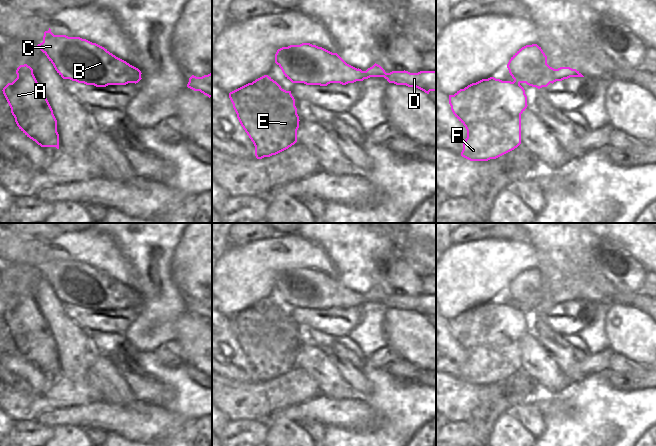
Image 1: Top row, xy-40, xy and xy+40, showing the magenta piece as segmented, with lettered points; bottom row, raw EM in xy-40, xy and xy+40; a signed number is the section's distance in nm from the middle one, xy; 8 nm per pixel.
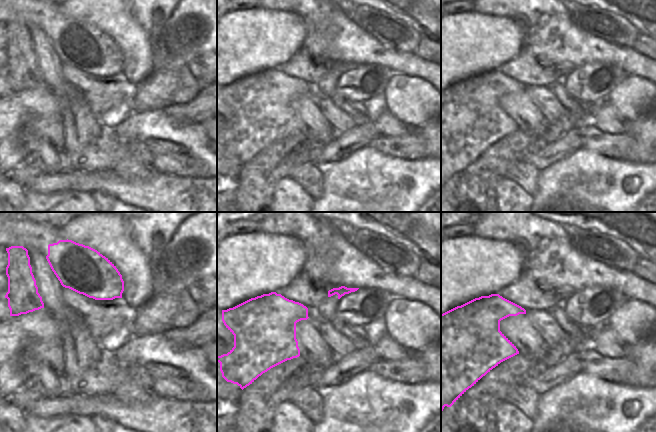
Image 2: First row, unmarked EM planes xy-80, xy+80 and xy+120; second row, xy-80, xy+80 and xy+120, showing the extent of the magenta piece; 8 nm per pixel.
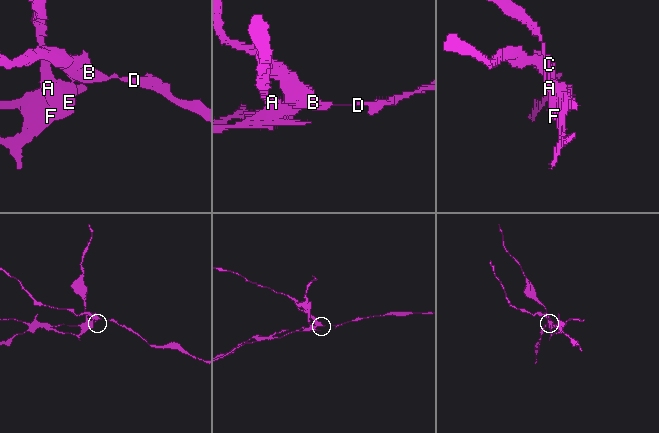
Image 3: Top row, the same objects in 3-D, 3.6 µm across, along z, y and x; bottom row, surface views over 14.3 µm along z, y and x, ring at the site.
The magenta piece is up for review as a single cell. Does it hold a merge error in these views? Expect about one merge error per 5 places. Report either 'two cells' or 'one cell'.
two cells

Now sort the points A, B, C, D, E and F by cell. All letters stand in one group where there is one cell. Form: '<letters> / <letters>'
A E F / B C D

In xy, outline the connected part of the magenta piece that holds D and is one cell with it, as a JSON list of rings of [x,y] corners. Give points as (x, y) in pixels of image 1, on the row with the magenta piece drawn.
[[[310,43],[290,45],[278,49],[275,54],[275,63],[281,68],[285,77],[292,83],[320,86],[327,86],[330,83],[346,85],[356,81],[363,81],[370,77],[384,77],[389,83],[416,87],[427,94],[429,94],[430,91],[436,91],[436,71],[410,73],[404,70],[386,73],[385,70],[376,63],[366,71],[362,71],[359,68],[357,69],[347,64],[337,53],[332,53],[322,47]]]

